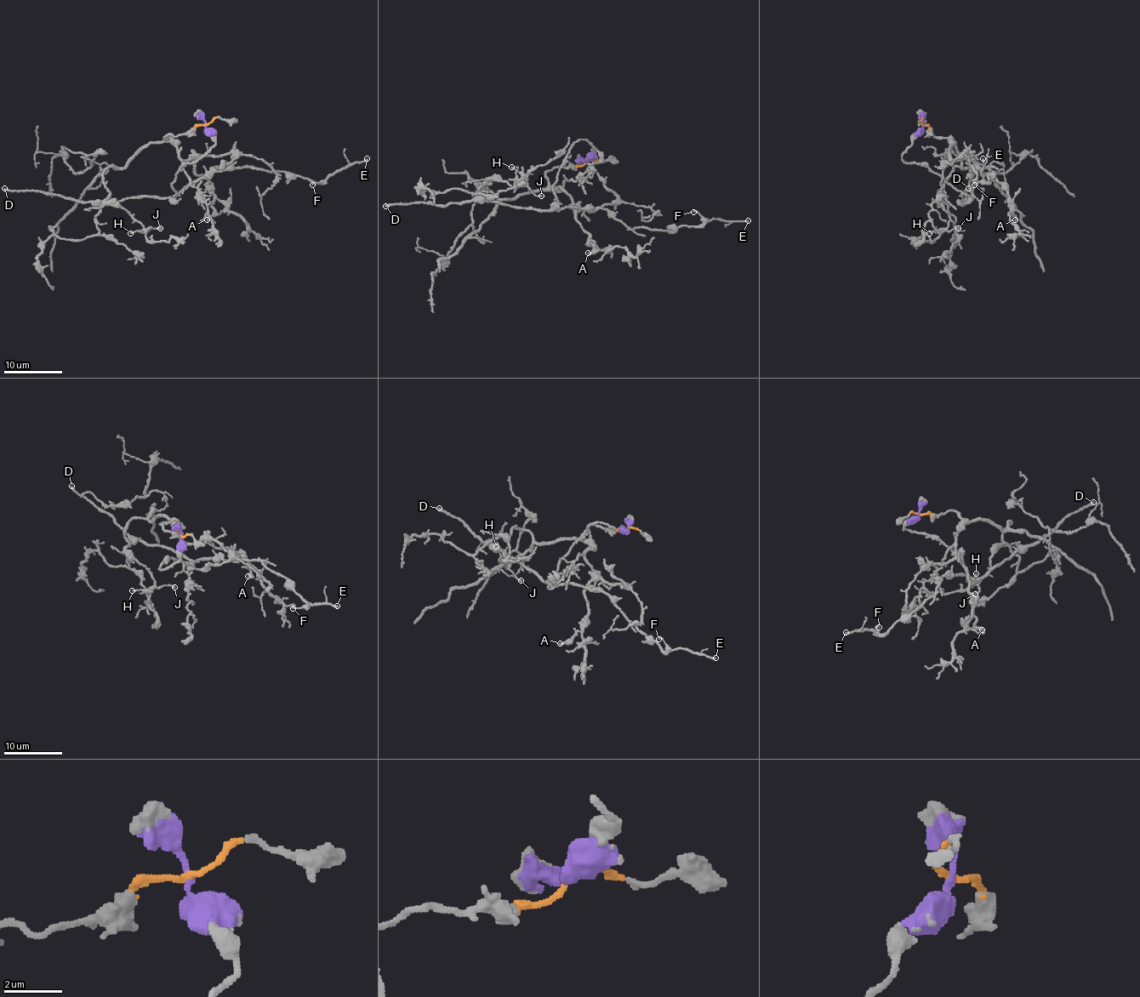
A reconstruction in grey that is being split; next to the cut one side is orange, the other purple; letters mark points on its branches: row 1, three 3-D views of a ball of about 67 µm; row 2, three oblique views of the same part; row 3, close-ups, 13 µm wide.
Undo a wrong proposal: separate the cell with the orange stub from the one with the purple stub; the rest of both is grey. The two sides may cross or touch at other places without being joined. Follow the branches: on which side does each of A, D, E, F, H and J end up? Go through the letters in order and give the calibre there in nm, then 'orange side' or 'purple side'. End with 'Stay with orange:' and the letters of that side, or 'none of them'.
A: 240 nm | orange side
D: 240 nm | purple side
E: 190 nm | purple side
F: 140 nm | purple side
H: 130 nm | orange side
J: 180 nm | orange side
Stay with orange: A, H, J

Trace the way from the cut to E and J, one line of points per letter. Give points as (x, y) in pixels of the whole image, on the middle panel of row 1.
E: (587, 160), (595, 150), (579, 139), (558, 172), (558, 207), (607, 210), (630, 229), (748, 220)
J: (587, 160), (550, 169), (548, 185), (512, 198), (495, 196), (485, 188), (486, 181), (502, 181), (542, 196)

